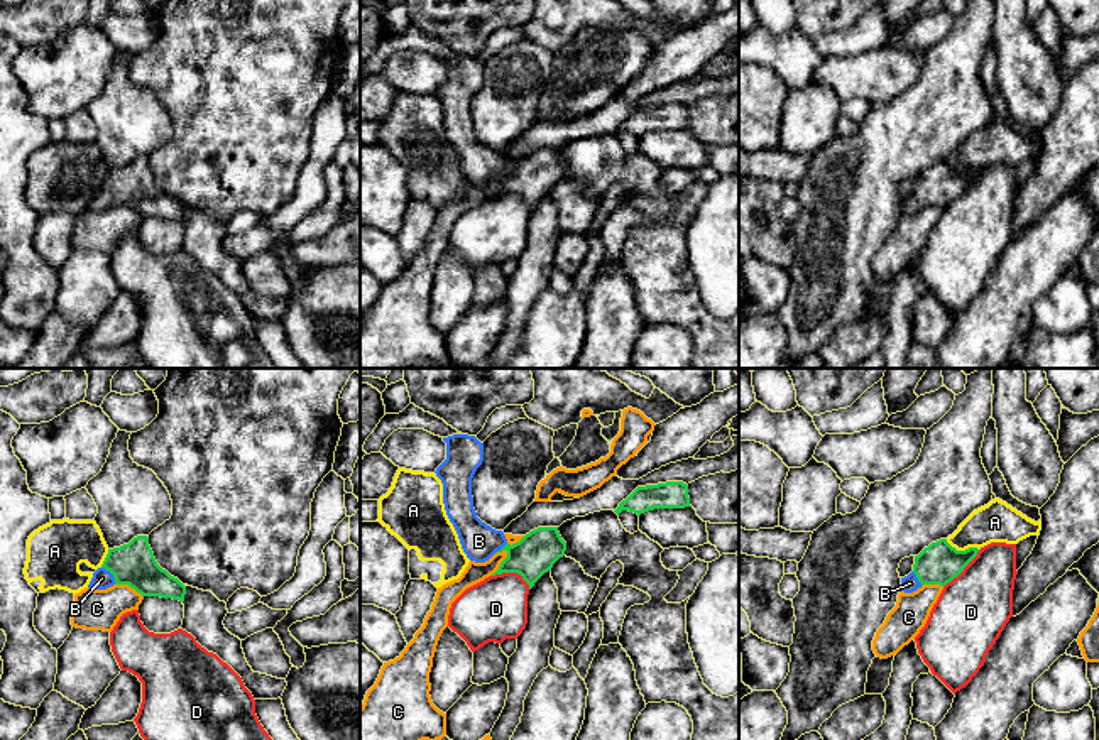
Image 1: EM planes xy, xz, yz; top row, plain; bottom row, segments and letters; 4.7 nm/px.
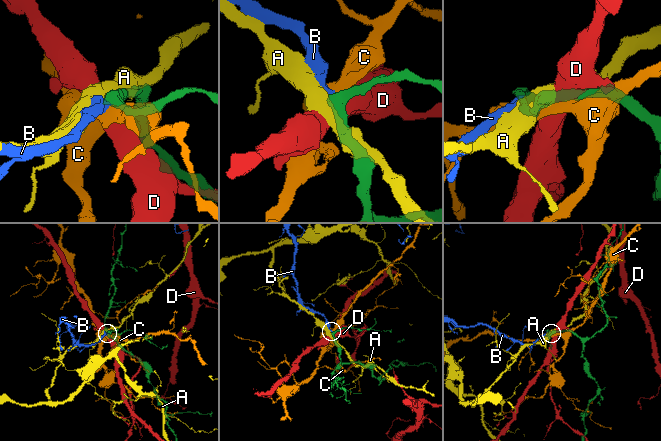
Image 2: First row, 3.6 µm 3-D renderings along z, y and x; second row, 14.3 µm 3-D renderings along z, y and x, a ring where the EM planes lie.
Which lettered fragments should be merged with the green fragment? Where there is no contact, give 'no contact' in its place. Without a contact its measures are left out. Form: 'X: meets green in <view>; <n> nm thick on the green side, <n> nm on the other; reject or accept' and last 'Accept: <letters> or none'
A: meets green in yz; 200 nm thick on the green side, 190 nm on the other; reject
B: meets green in xy; 200 nm thick on the green side, 90 nm on the other; accept
C: meets green in xz; 200 nm thick on the green side, 100 nm on the other; reject
D: meets green in xz; 200 nm thick on the green side, 300 nm on the other; reject
Accept: B

